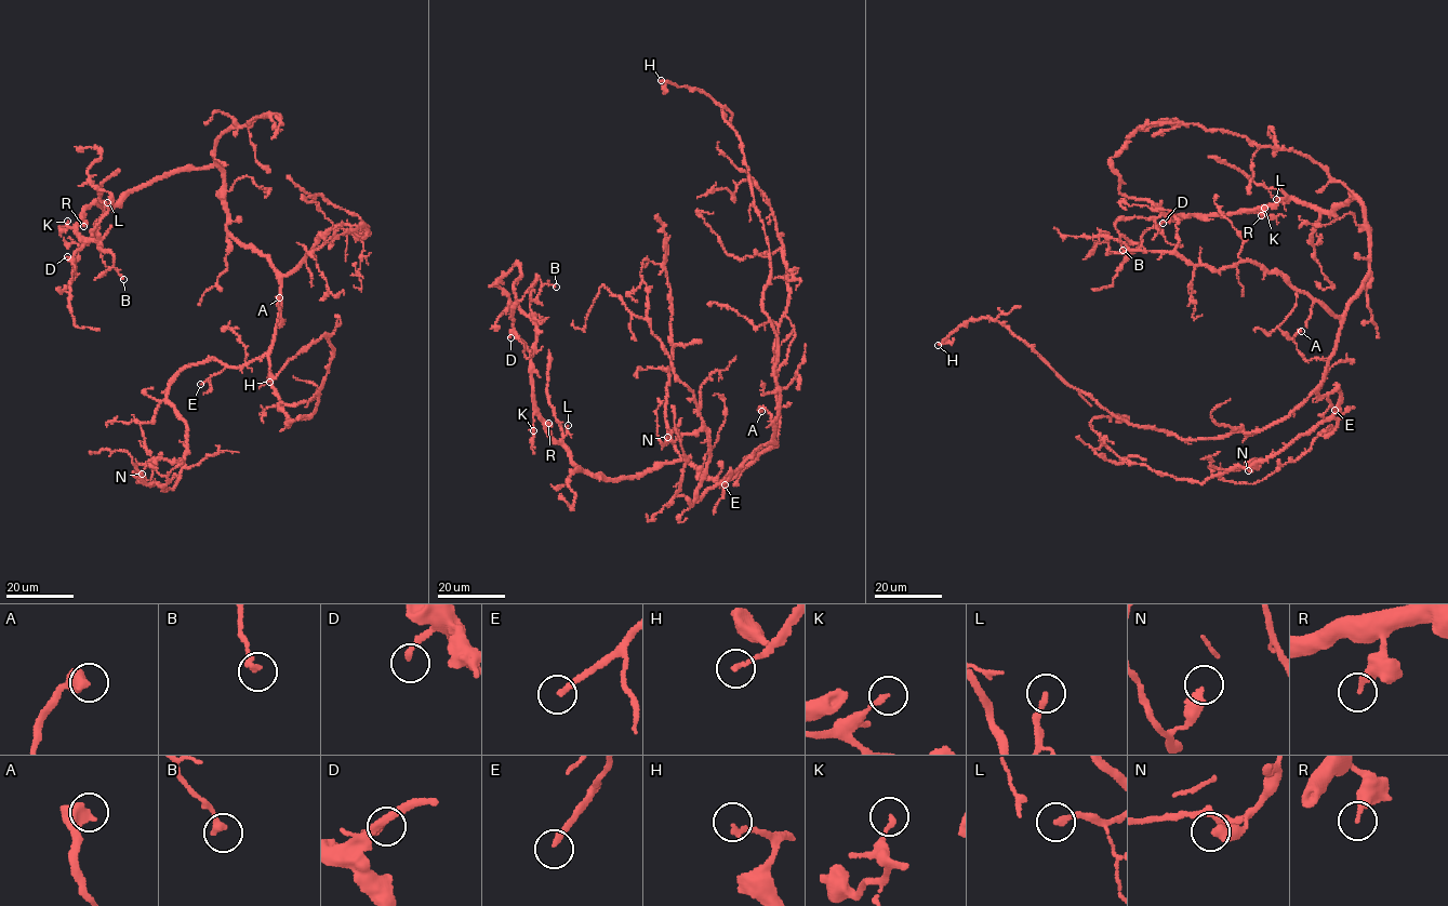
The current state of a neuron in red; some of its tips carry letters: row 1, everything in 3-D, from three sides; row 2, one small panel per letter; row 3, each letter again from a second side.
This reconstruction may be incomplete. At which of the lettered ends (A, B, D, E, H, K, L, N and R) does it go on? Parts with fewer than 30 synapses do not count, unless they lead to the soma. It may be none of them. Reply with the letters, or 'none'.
E

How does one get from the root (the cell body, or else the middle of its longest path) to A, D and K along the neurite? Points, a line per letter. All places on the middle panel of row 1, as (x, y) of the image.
A: (746, 465), (778, 444), (775, 424), (762, 407), (759, 409), (761, 411)
D: (746, 465), (716, 481), (683, 460), (613, 479), (587, 474), (548, 434), (531, 385), (530, 352), (510, 337)
K: (746, 465), (716, 481), (683, 460), (658, 462), (636, 476), (599, 478), (572, 460), (535, 411), (533, 430)

